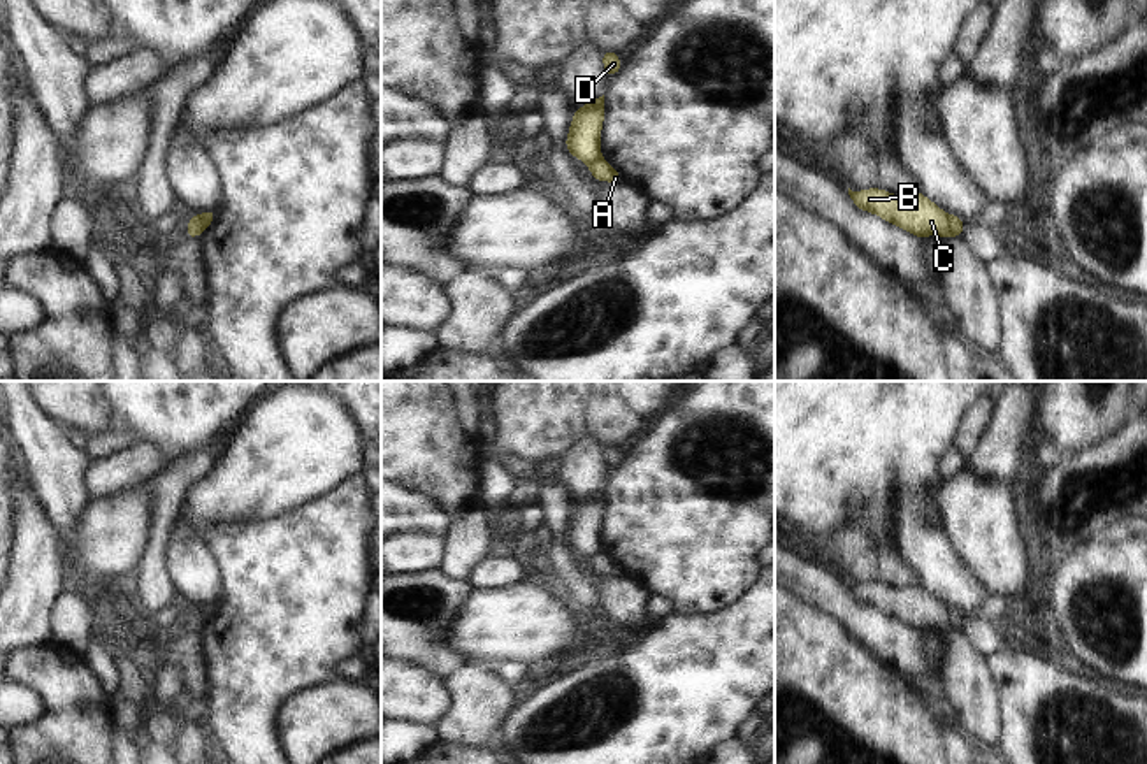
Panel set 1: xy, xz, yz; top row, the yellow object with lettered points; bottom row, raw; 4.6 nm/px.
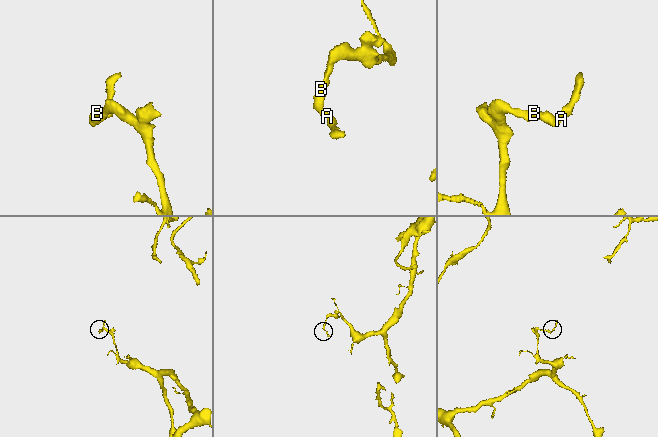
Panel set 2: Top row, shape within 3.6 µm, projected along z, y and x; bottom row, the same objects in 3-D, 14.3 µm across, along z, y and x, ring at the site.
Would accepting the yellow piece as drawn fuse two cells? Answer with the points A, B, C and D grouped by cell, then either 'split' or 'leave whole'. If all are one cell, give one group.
A / B C D; split

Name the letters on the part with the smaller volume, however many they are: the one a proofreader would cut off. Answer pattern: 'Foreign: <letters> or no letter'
Foreign: A

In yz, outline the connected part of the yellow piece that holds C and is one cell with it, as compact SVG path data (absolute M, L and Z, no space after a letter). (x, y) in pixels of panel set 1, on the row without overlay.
M866 581L848 588L861 604L876 608L919 632L949 629L949 608L929 594L920 583L910 588L892 588L884 581Z

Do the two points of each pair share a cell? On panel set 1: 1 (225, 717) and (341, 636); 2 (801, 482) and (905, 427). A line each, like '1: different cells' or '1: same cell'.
1: same cell
2: same cell

